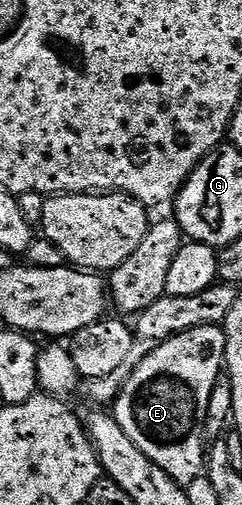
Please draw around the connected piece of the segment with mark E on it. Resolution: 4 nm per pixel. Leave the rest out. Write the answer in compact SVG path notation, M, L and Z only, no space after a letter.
M199 325L185 333L174 335L166 343L162 343L142 363L136 365L136 370L128 375L128 381L120 389L114 402L114 416L116 422L130 435L138 451L146 455L174 483L188 486L194 483L206 469L206 434L204 424L206 423L206 411L210 407L210 391L214 391L214 383L225 368L224 352L226 351L226 335L223 328L218 325Z

